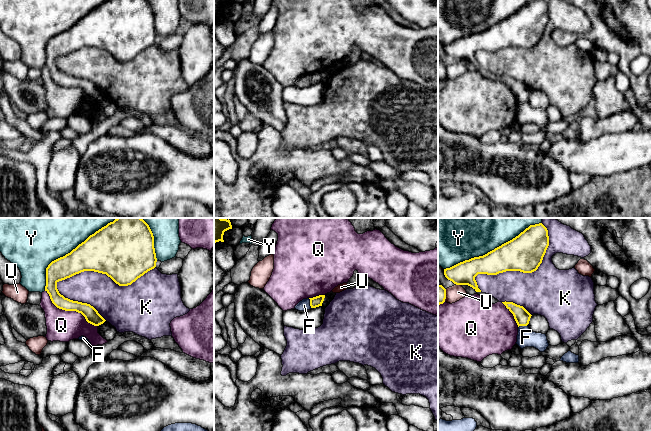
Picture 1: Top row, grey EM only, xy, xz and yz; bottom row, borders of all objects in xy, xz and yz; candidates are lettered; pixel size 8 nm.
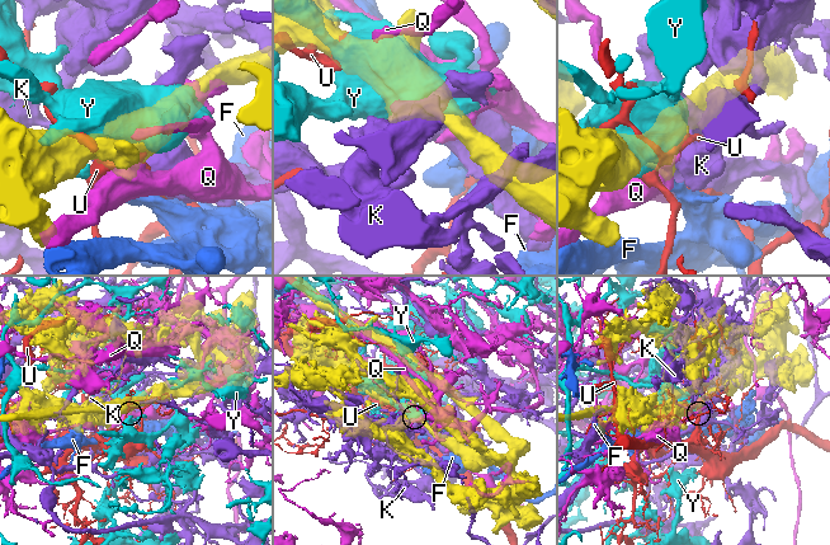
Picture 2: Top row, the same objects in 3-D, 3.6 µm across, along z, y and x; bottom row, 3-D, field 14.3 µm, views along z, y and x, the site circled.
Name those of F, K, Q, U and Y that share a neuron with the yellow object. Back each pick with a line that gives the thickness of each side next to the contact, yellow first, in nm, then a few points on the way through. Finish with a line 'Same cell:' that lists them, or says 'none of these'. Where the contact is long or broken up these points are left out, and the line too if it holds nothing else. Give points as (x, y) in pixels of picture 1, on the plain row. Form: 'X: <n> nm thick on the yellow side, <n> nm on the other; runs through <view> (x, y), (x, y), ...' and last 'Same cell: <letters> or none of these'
Same cell: none of these

